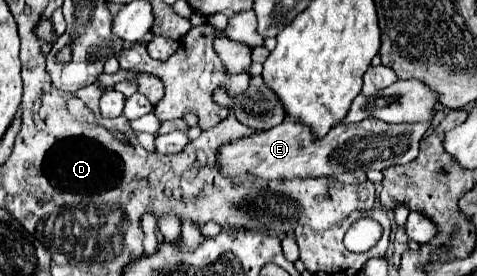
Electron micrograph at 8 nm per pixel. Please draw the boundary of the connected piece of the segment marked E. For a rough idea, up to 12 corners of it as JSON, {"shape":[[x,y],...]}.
{"shape":[[285,118],[217,150],[225,176],[293,180],[411,162],[431,124],[323,140]]}

